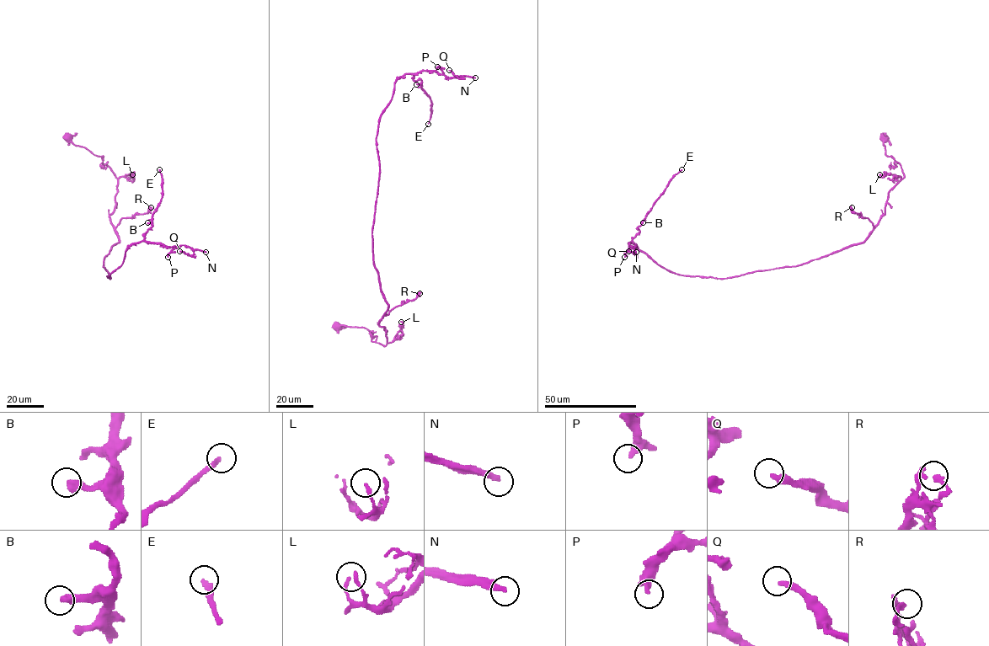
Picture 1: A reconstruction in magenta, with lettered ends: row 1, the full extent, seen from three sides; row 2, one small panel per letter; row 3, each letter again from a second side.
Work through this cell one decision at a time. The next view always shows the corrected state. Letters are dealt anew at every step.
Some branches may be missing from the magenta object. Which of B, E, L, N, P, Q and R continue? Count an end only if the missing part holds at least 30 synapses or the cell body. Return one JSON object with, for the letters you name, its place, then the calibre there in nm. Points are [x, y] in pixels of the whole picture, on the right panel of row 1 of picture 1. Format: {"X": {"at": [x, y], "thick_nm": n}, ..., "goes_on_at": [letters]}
{"E": {"at": [681, 169], "thick_nm": 240}, "N": {"at": [636, 252], "thick_nm": 320}, "goes_on_at": ["E", "N"]}

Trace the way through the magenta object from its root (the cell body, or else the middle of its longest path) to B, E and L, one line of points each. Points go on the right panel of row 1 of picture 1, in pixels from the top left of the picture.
B: (884, 138), (885, 154), (904, 177), (867, 238), (824, 257), (727, 278), (678, 274), (632, 242), (643, 222)
E: (884, 138), (885, 154), (904, 177), (863, 242), (727, 278), (673, 273), (632, 242), (681, 169)
L: (884, 138), (885, 154), (900, 164), (904, 177), (901, 178), (888, 174), (880, 177), (879, 174)

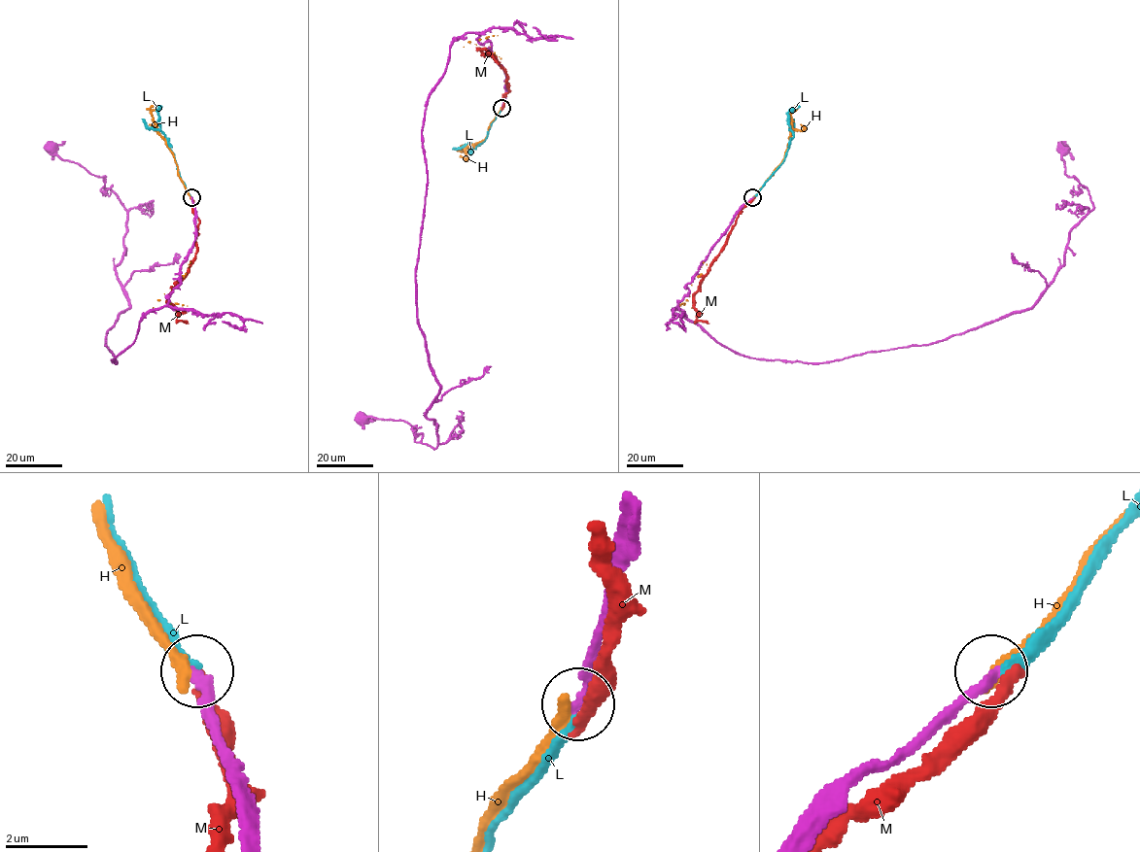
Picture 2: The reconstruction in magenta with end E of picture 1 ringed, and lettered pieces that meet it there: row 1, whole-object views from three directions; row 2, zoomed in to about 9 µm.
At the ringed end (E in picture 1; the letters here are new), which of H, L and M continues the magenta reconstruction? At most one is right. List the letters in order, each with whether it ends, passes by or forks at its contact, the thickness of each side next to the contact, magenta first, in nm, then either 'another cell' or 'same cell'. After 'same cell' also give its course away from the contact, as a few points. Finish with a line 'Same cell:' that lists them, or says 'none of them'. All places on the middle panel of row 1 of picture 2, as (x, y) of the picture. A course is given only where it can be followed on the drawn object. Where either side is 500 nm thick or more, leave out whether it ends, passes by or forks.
H: it ends | 280/340 nm | another cell
L: it ends | 260/260 nm | another cell
M: it ends | 300/420 nm | another cell
Same cell: none of them

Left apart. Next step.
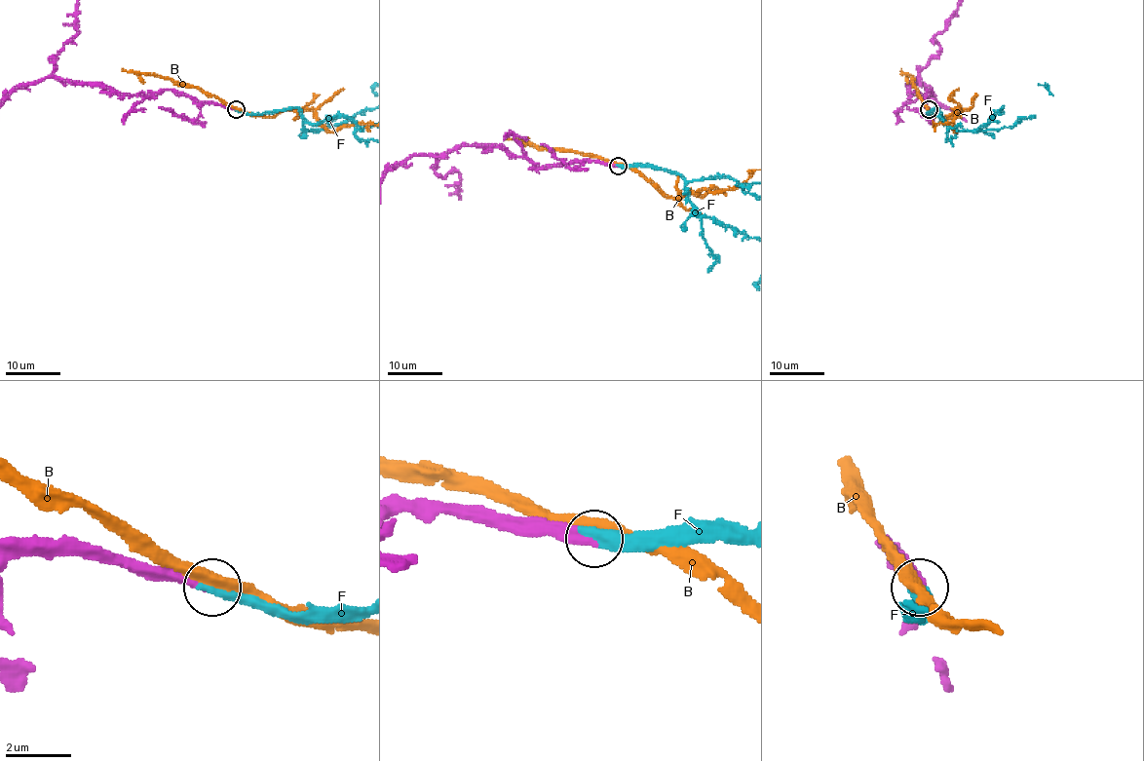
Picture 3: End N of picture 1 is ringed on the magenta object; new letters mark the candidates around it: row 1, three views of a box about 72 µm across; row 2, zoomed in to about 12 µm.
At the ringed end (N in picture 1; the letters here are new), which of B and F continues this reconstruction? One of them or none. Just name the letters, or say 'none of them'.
F

